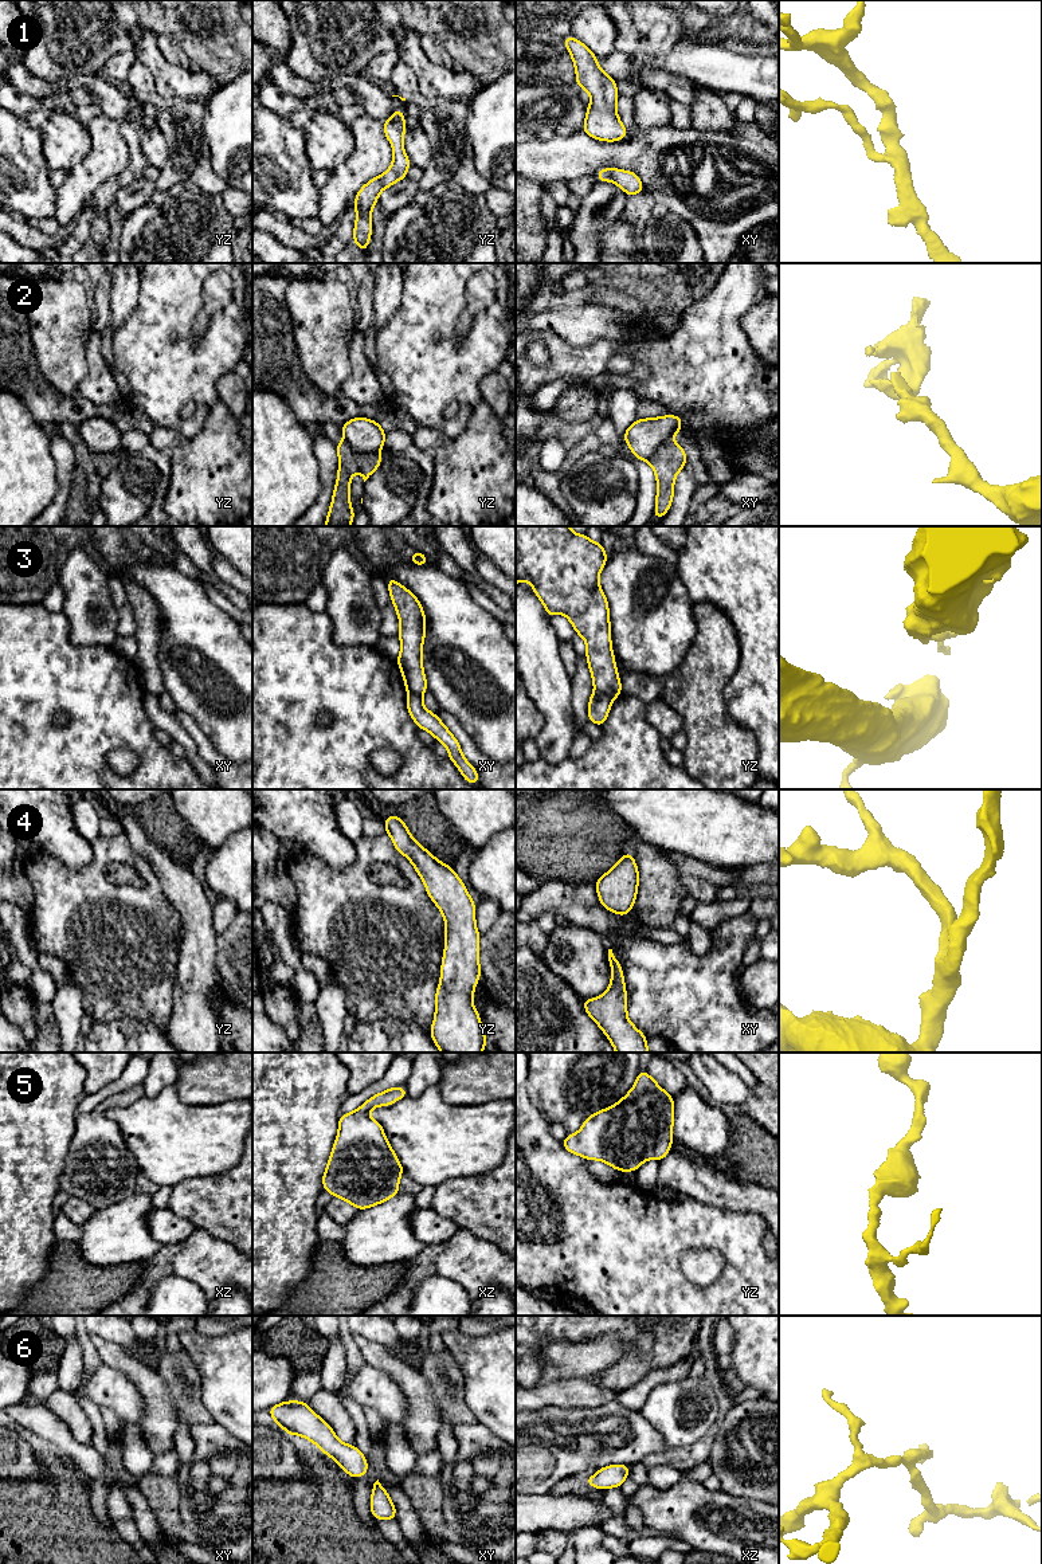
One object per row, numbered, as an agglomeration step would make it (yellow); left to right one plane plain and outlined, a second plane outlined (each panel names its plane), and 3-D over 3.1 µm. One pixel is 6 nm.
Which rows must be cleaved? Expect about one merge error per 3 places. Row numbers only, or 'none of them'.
2, 3

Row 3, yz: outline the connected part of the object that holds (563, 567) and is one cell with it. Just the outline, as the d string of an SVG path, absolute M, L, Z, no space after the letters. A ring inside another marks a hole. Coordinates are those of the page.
M516 526L516 584L528 580L548 616L563 614L587 644L585 658L595 690L615 699L622 683L611 644L608 601L598 581L608 554L602 542L576 534L569 526Z

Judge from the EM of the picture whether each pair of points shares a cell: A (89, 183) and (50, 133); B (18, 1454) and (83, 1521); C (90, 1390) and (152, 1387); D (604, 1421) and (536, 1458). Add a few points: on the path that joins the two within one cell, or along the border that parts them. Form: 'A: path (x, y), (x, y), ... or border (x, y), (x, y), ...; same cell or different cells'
A: border (91, 137), (90, 151), (67, 173); different cells
B: border (30, 1443), (31, 1451), (46, 1472), (14, 1480); different cells
C: border (113, 1367), (140, 1394), (144, 1403), (140, 1419); different cells
D: path (587, 1431), (572, 1433), (563, 1442), (553, 1442); same cell

